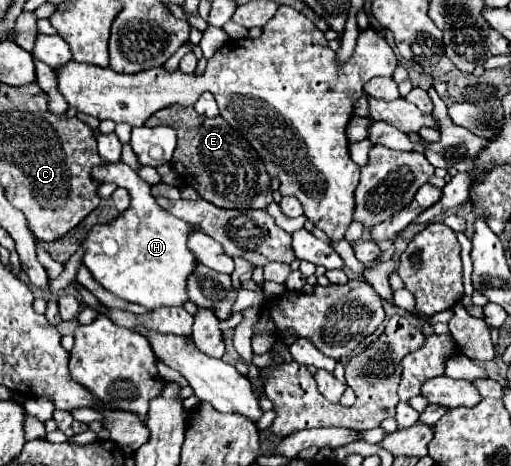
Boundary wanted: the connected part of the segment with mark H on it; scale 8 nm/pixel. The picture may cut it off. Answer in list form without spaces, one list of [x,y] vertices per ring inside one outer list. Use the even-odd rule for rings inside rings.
[[[110,163],[110,167],[92,170],[92,177],[100,183],[118,183],[130,194],[130,207],[110,225],[94,225],[86,239],[84,265],[90,269],[94,279],[118,295],[124,301],[144,305],[148,309],[158,307],[182,307],[188,299],[186,283],[196,271],[198,261],[188,249],[188,237],[200,231],[198,225],[176,219],[166,213],[150,193],[150,185],[138,177],[126,163]]]

